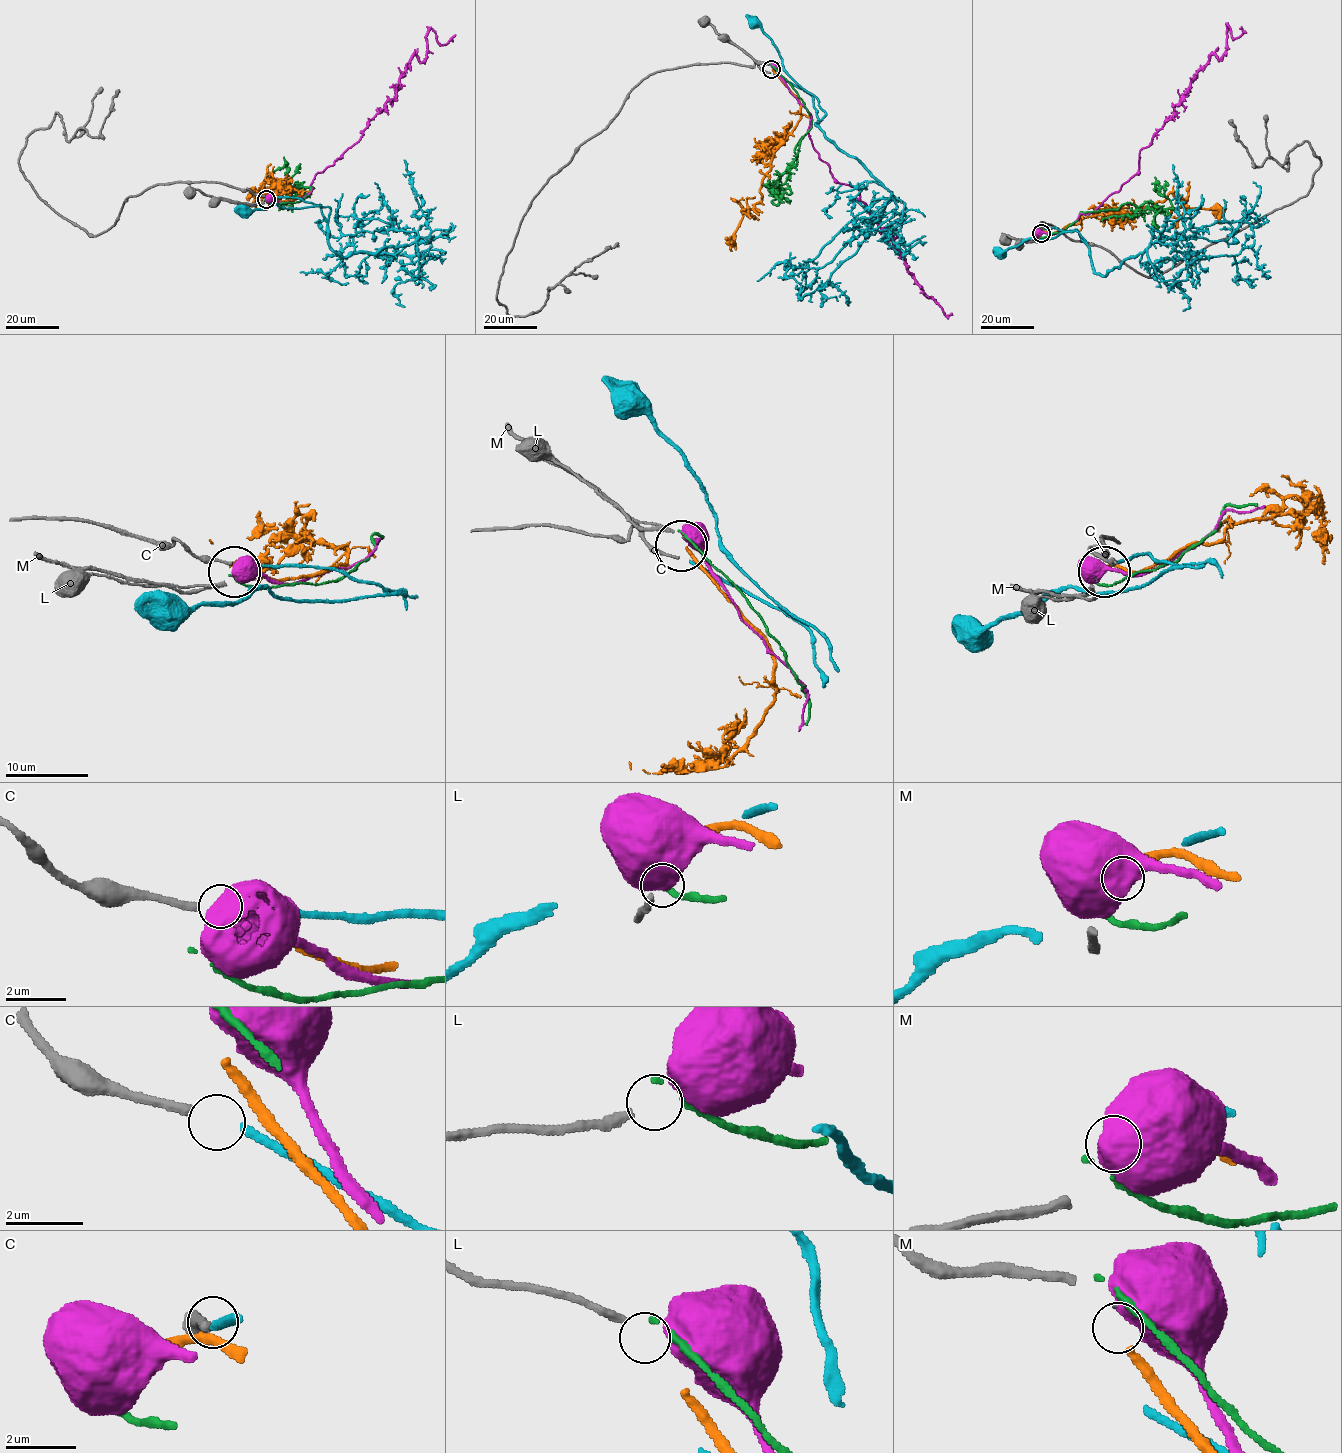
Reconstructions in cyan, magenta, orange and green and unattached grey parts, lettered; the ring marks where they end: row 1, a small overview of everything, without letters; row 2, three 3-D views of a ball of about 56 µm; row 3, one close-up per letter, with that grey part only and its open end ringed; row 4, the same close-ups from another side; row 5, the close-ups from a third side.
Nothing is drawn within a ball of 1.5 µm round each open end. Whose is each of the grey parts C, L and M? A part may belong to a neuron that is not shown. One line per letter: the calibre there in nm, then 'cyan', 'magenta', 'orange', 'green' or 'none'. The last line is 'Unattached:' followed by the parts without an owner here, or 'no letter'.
C: calibre 240 nm; cyan
L: calibre 240 nm; none
M: calibre 50 nm; orange
Unattached: L

